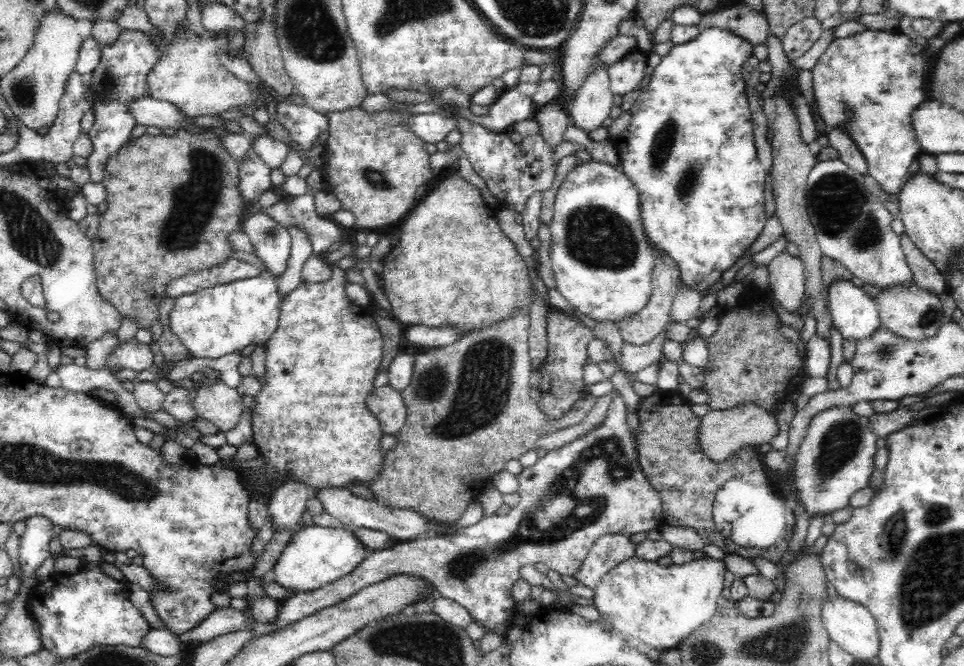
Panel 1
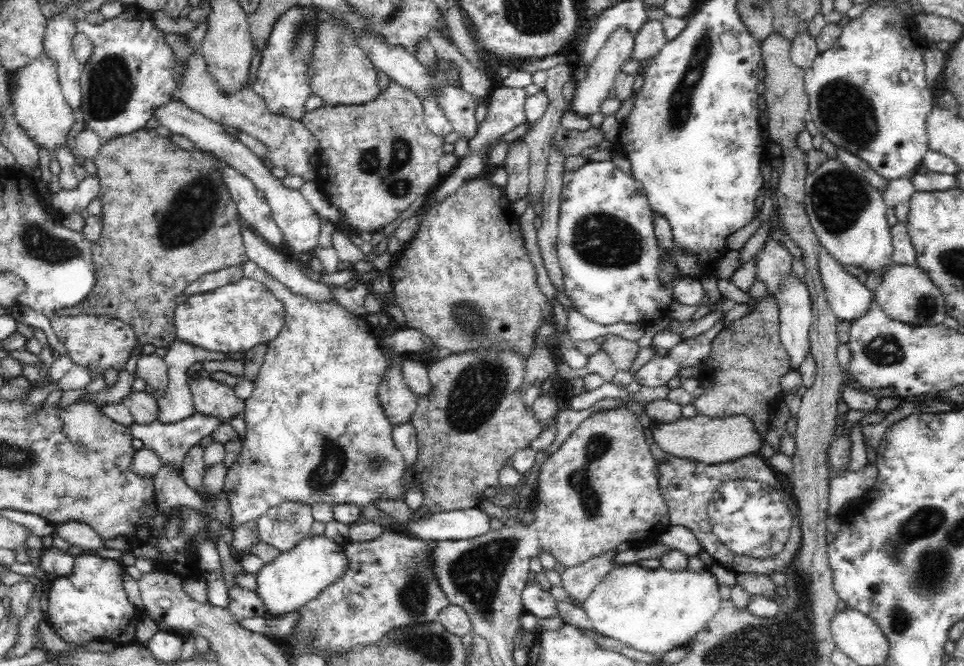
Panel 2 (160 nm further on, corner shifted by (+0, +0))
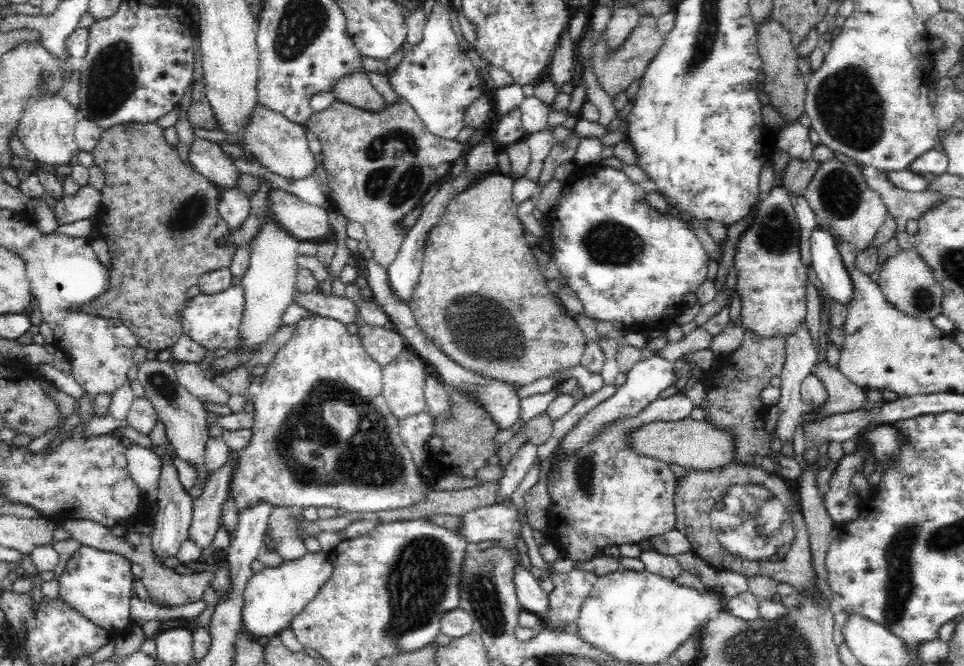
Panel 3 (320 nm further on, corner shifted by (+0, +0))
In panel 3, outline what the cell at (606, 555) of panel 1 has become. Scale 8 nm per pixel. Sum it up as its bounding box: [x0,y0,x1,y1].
[538,570,598,633]

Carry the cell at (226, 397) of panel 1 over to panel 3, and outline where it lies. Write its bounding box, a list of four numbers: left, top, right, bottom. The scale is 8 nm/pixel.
[169,357,228,405]

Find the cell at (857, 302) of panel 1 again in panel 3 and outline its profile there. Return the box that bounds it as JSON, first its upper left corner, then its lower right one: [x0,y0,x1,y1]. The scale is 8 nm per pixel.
[809,225,853,304]

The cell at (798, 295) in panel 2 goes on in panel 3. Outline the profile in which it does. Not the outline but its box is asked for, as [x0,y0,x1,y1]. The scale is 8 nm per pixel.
[774,326,817,443]

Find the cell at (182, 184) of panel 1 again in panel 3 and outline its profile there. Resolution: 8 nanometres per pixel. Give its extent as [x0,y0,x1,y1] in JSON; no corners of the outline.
[82,123,236,351]

